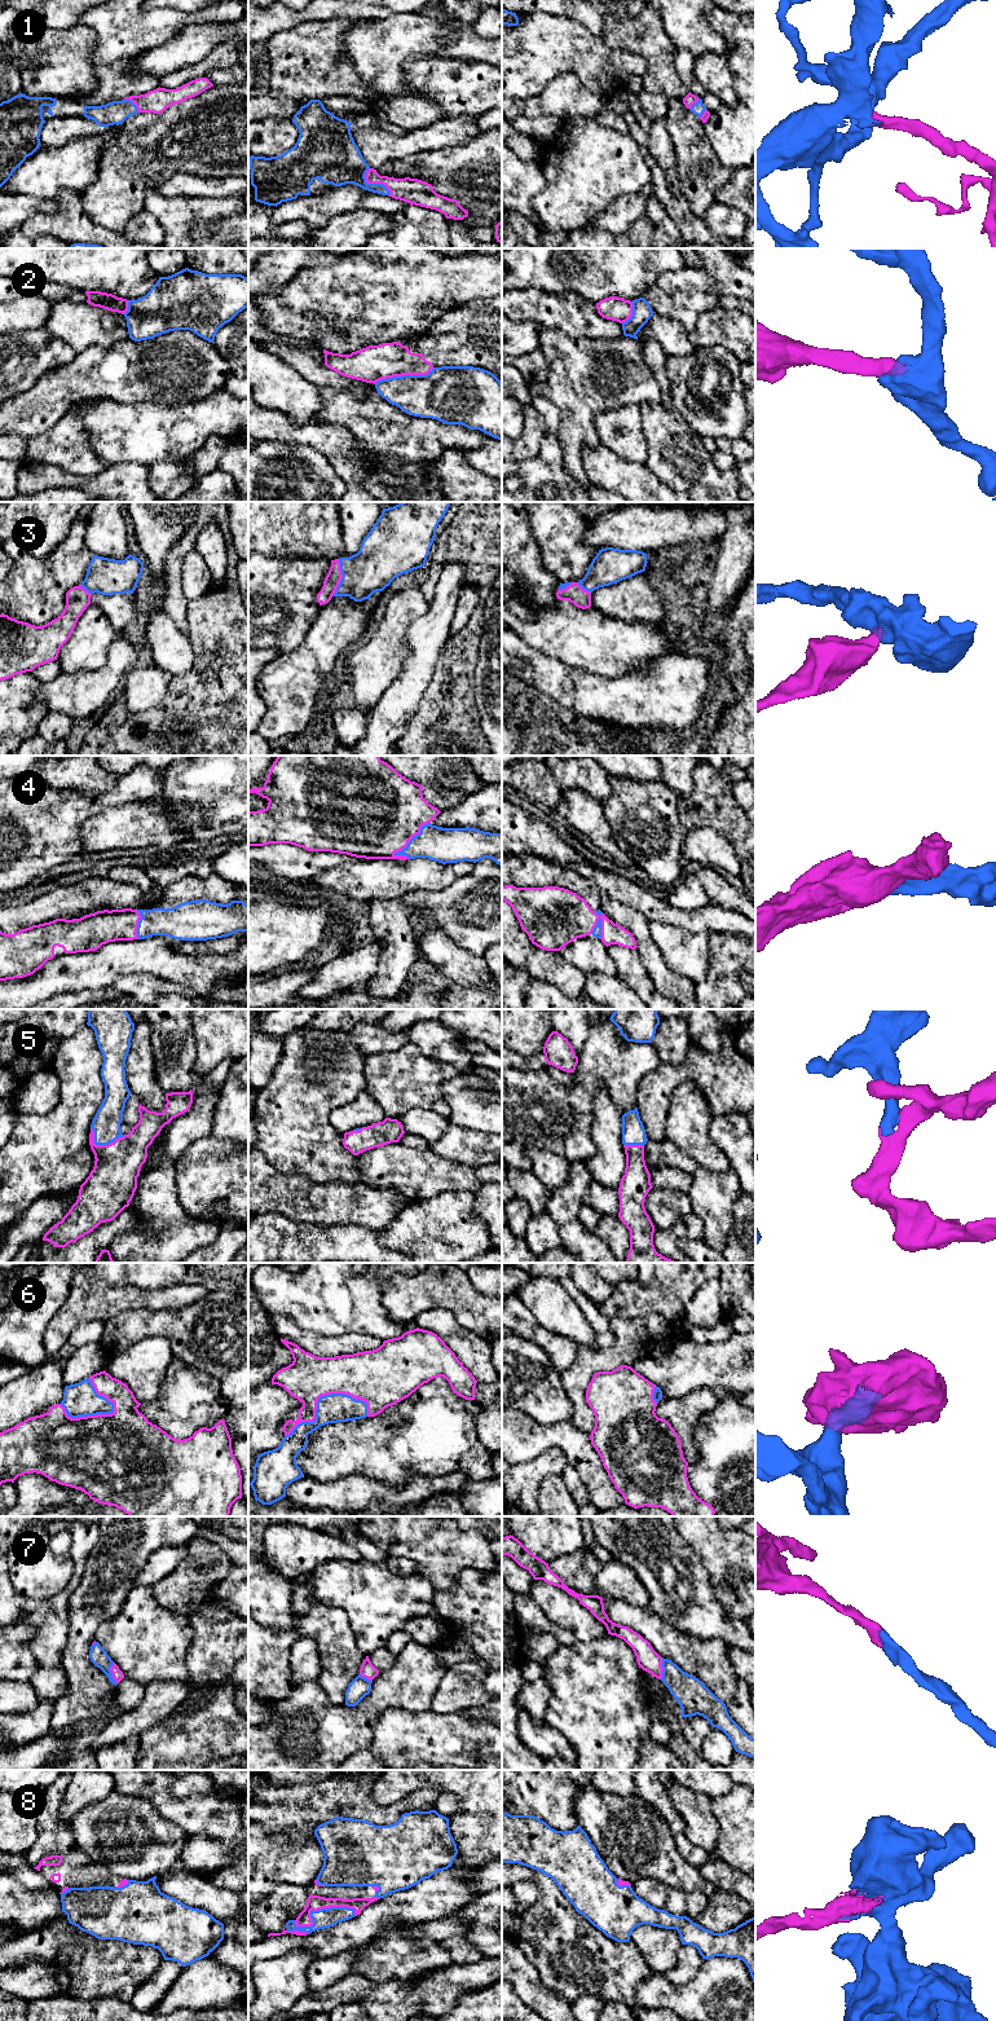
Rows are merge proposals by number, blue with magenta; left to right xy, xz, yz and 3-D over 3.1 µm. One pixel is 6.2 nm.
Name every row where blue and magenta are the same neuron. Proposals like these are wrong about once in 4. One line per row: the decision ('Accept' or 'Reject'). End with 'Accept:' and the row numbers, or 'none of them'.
1: Accept
2: Reject
3: Accept
4: Accept
5: Accept
6: Accept
7: Accept
8: Accept
Accept: 1, 3, 4, 5, 6, 7, 8

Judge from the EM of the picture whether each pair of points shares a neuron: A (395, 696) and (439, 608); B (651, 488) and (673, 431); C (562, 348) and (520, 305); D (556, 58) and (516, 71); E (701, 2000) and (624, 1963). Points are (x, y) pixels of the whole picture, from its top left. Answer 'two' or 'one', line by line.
A: one
B: two
C: two
D: one
E: two

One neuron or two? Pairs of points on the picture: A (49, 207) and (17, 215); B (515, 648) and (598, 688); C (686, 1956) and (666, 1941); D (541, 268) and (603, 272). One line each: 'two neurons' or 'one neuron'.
A: one neuron
B: one neuron
C: two neurons
D: one neuron

